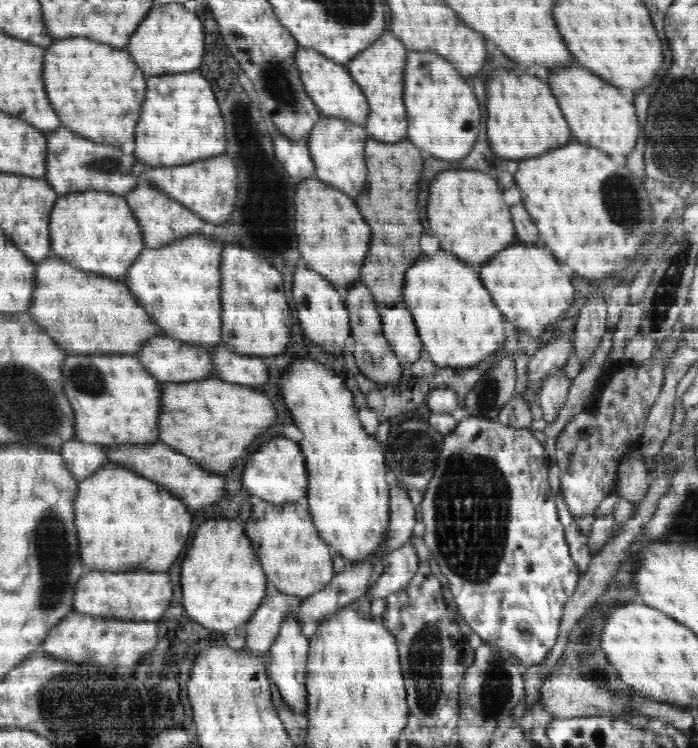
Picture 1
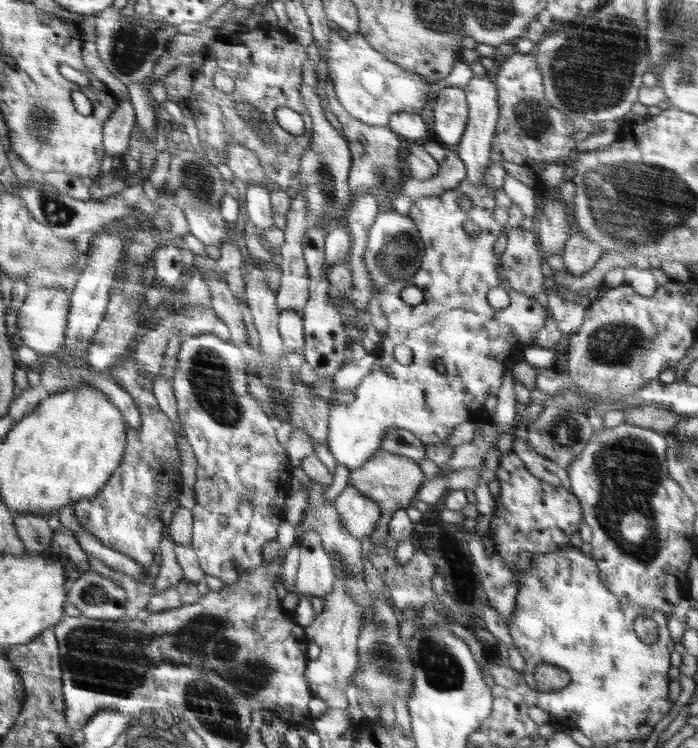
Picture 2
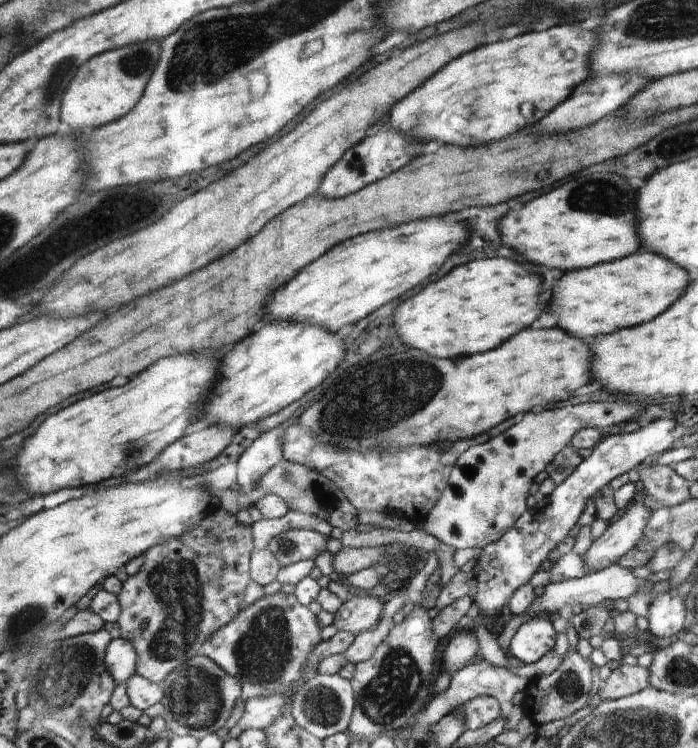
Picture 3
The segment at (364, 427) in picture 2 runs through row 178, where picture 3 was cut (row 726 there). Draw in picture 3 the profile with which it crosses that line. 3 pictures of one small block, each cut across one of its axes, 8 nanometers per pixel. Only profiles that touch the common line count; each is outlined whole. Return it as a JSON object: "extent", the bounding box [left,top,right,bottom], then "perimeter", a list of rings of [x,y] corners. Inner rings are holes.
{"extent":[463,696,501,731],"perimeter":[[[476,696],[476,698],[468,700],[463,706],[465,726],[468,731],[474,731],[486,726],[486,724],[491,724],[501,716],[498,700],[492,696]]]}

